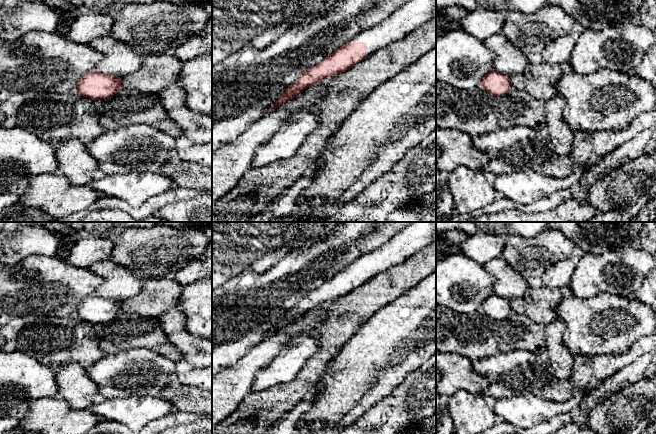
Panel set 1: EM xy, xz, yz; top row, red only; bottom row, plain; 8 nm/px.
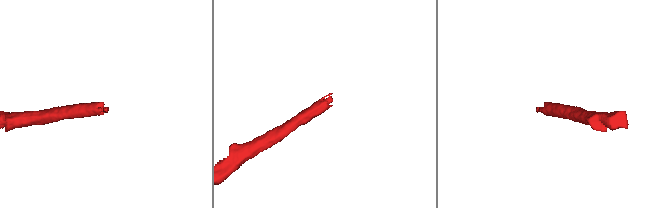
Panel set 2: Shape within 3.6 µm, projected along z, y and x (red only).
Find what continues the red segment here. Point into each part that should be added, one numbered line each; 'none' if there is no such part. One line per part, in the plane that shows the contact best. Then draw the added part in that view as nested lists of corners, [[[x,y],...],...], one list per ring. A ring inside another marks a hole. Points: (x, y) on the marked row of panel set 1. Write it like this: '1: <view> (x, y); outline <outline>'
1: xz (414, 13); outline [[[410,0],[379,24],[366,29],[350,42],[366,43],[366,56],[399,40],[436,18],[436,0]]]

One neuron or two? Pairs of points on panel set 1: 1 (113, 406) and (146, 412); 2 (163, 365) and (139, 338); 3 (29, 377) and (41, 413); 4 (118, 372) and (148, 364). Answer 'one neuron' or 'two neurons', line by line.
1: one neuron
2: two neurons
3: two neurons
4: one neuron

